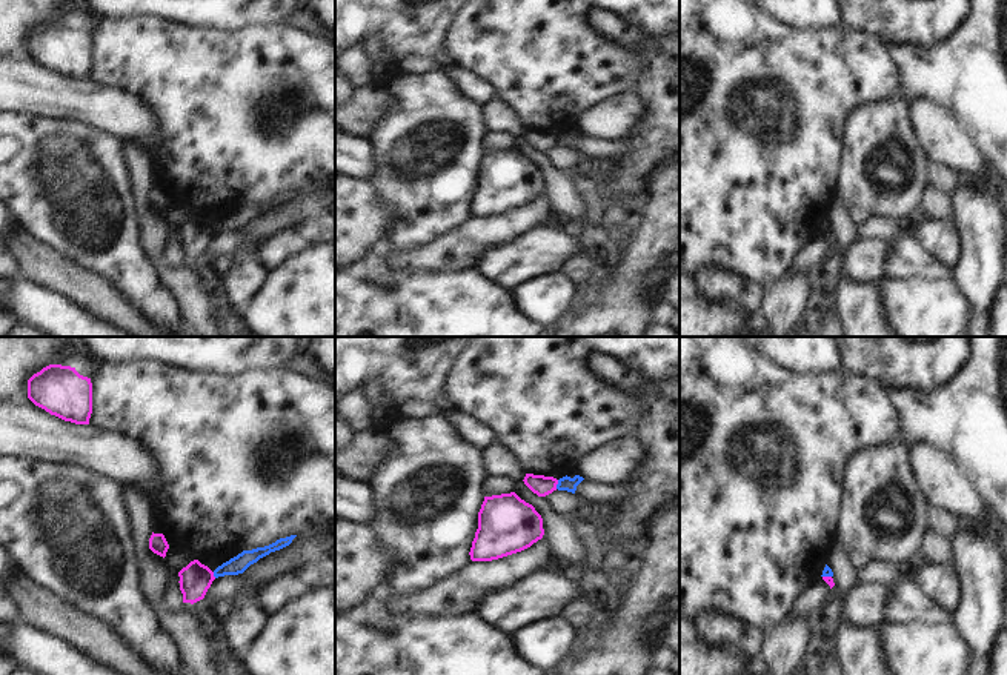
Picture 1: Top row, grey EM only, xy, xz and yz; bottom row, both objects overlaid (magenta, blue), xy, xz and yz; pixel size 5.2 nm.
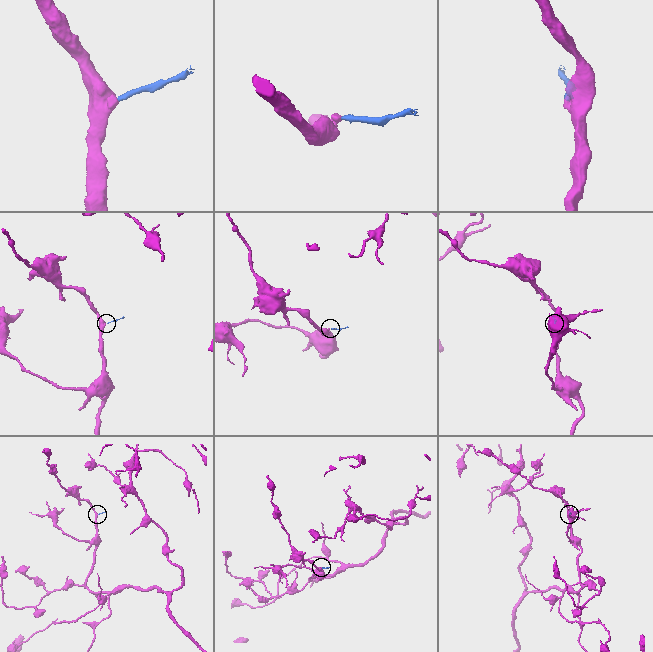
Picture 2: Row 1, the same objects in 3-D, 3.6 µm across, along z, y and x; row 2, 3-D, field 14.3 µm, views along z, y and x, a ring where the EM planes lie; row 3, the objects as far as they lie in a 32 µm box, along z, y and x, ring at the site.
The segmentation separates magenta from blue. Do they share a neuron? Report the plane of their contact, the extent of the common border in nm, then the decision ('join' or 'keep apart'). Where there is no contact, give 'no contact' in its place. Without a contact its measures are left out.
xz | 50 nm | keep apart

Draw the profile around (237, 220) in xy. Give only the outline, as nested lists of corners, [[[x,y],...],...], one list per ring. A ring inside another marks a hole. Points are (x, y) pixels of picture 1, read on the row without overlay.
[[[291,191],[286,194],[280,194],[275,198],[257,203],[252,206],[243,206],[237,212],[231,214],[229,217],[223,218],[214,226],[214,232],[224,232],[224,231],[238,231],[243,229],[251,220],[257,218],[260,214],[269,211],[271,208],[280,206],[292,198],[297,191]]]

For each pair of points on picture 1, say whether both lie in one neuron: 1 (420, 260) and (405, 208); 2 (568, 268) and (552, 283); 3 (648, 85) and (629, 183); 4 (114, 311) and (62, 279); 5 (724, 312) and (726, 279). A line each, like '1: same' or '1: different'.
1: different
2: different
3: same
4: same
5: different

